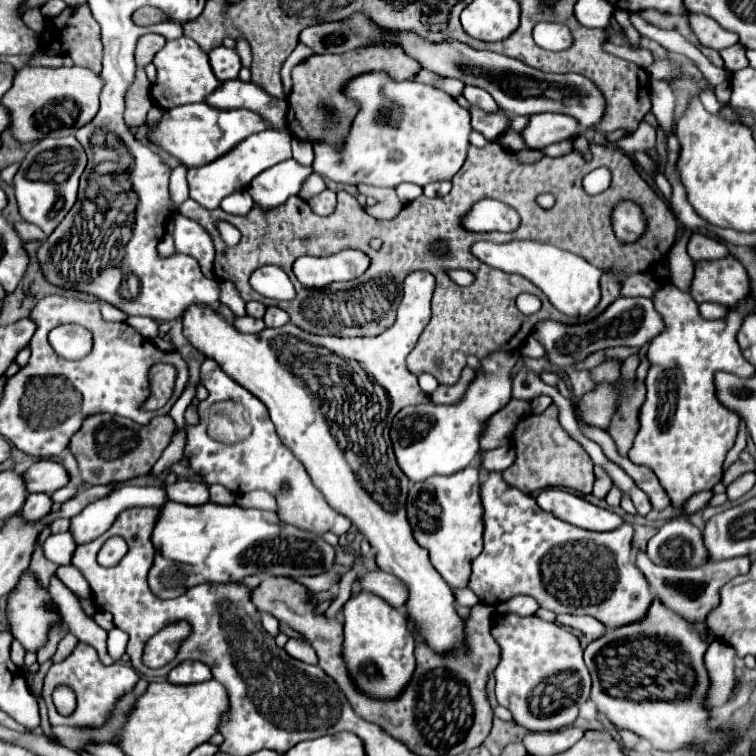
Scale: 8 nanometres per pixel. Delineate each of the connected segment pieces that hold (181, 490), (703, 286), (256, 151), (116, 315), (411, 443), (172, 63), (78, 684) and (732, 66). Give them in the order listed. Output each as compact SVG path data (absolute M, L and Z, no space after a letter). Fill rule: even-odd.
M181 478L177 484L171 484L167 492L171 500L187 506L201 506L203 502L209 502L209 486L185 478Z
M721 258L713 262L697 262L691 296L697 304L717 302L725 306L741 306L749 298L751 284L747 270L735 258Z
M270 130L253 134L243 142L239 143L229 154L217 158L215 162L201 166L201 168L189 168L187 182L191 190L191 198L199 202L205 208L217 208L221 200L233 192L247 190L251 180L259 176L263 170L289 160L291 158L291 134L287 130Z
M107 302L101 304L101 316L107 322L125 322L127 320L127 314L123 310L119 310L119 308L115 308L115 306L107 304Z
M497 350L493 356L481 358L479 372L469 384L467 392L457 404L417 404L403 408L391 426L391 442L399 462L399 468L413 482L427 480L431 476L455 474L467 468L479 450L479 438L487 420L507 406L511 400L511 370L517 358L515 352Z
M177 38L167 42L153 58L153 64L157 68L157 80L151 86L151 100L155 106L163 110L171 110L175 106L203 102L207 94L217 90L221 86L221 80L215 78L207 52L203 52L191 38Z
M77 644L75 650L63 660L63 662L57 662L49 668L47 676L45 676L45 682L43 682L43 696L45 696L45 702L47 702L47 708L49 708L49 722L53 726L57 724L63 724L63 726L79 726L79 728L101 728L111 712L115 710L115 704L119 698L123 698L127 692L131 692L135 688L139 680L139 674L131 668L131 666L125 666L125 664L111 664L111 666L103 666L99 662L99 656L95 652L95 648L87 646L87 644ZM57 684L67 684L75 690L77 694L77 710L75 714L71 716L61 716L55 706L53 706L53 700L51 700L51 694L55 690Z
M735 44L735 46L727 48L727 50L721 50L721 58L725 60L725 68L731 70L731 72L749 66L749 60L745 56L745 48L741 44Z

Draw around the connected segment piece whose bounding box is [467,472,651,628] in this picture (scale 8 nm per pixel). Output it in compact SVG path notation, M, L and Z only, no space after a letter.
M491 472L481 486L481 502L485 508L485 548L473 560L473 574L469 578L469 588L477 594L483 604L505 602L517 594L533 596L541 608L553 610L555 614L577 614L593 616L607 628L619 628L627 622L637 622L645 616L651 604L651 592L643 572L637 570L633 560L633 526L623 522L617 530L611 532L591 532L575 528L551 512L545 512L537 506L533 496L527 496L507 482L501 474Z

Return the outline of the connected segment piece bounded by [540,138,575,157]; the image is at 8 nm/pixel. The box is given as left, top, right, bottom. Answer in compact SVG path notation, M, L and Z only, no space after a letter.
M570 138L569 140L564 140L563 142L552 144L549 147L541 149L540 151L544 152L547 156L550 157L563 156L573 150L574 140L575 138Z

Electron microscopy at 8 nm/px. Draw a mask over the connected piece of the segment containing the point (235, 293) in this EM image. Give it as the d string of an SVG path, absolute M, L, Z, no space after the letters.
M219 282L219 288L221 288L221 294L219 294L219 302L227 308L231 308L235 312L235 316L243 316L245 314L245 302L239 294L239 290L235 290L235 284L231 282Z

